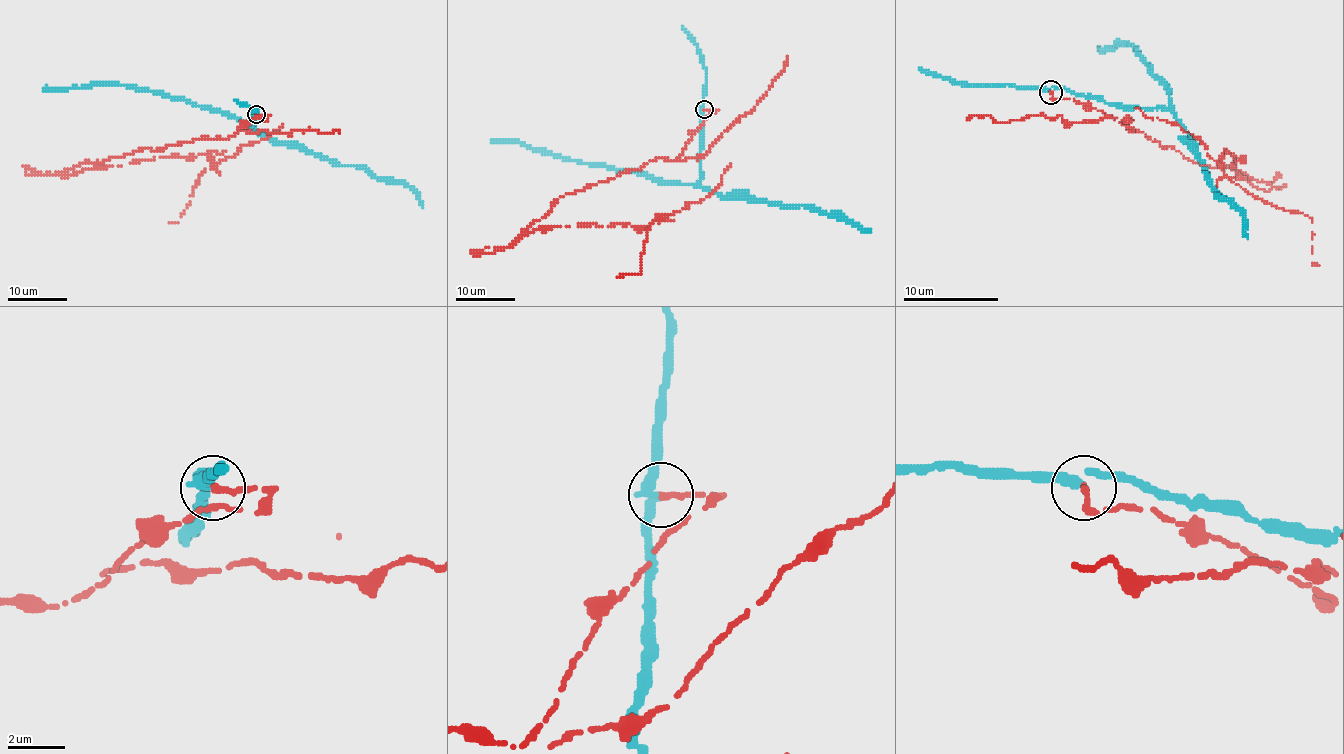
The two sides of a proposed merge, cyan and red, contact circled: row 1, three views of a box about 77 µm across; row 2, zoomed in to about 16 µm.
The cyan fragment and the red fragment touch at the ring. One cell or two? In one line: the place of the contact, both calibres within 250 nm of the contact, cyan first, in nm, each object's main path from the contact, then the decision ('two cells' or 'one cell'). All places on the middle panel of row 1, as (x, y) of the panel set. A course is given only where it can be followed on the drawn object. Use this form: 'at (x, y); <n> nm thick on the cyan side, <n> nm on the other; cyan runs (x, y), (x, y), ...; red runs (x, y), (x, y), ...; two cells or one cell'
at (704, 109); 260 nm thick on the cyan side, 240 nm on the other; cyan runs (704, 109), (701, 178), (695, 183), (671, 183), (537, 152), (520, 143), (492, 140); red runs (704, 109), (714, 110), (676, 161), (562, 195), (504, 248), (546, 225), (661, 219), (640, 272), (616, 278); two cells

